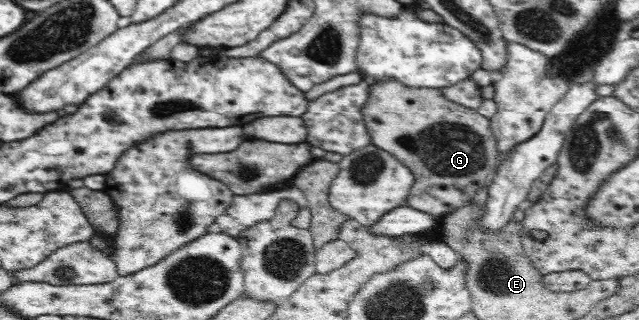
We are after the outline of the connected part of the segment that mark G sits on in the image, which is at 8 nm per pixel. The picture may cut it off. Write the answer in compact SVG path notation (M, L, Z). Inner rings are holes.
M391 78L374 81L369 86L368 104L362 113L372 145L394 155L414 174L415 182L407 197L408 204L404 206L416 208L434 218L444 218L470 202L476 192L487 186L494 168L499 165L499 149L490 121L476 110L448 100L440 88L408 88Z

